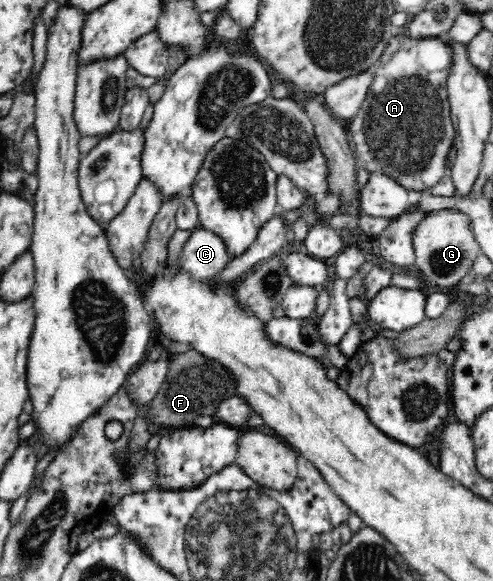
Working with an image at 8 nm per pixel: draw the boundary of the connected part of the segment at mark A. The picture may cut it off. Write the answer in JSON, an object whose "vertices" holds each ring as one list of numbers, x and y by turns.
{"vertices":[[399,31,385,48,385,51,381,55,381,63,375,69,375,79,373,79,373,85,365,97,365,101,361,105,361,109,357,112,357,115,353,117,349,124,349,133,351,133,351,139,355,144,356,150,354,156,359,161,359,164,364,166,369,173,375,170,381,170,385,172,395,180,399,180,399,183,403,184,405,188,409,189,414,195,419,192,427,191,431,189,441,178,448,173,446,168,446,155,449,153,454,143,455,130,452,124,452,118,450,113,450,101,448,98,448,89,446,88,446,79,451,61,452,51,449,44,440,40,439,38,421,38,411,39,410,37,402,35]]}

